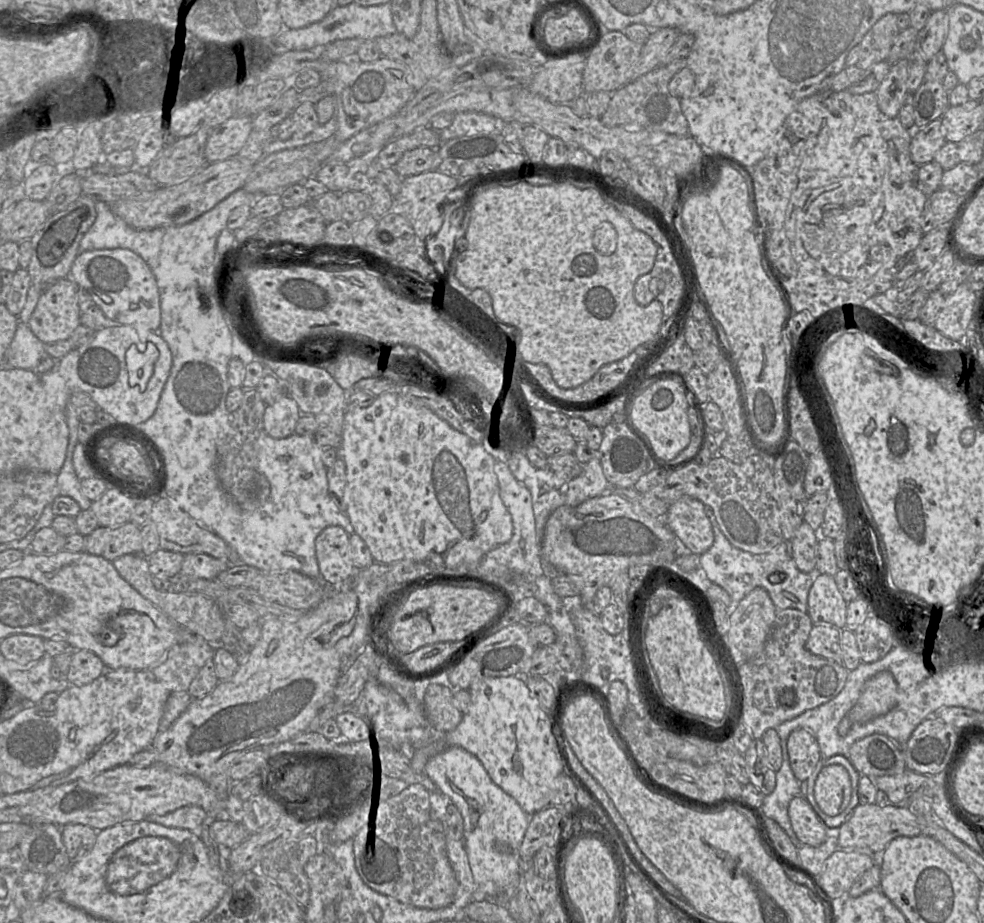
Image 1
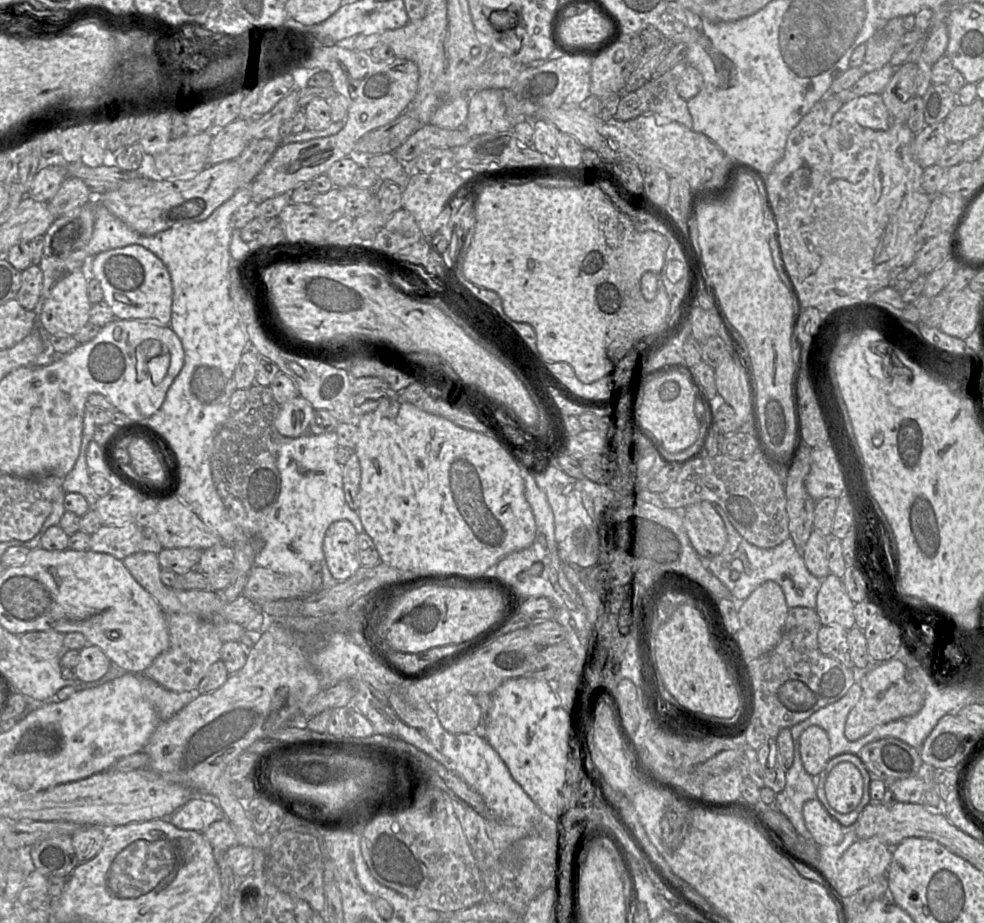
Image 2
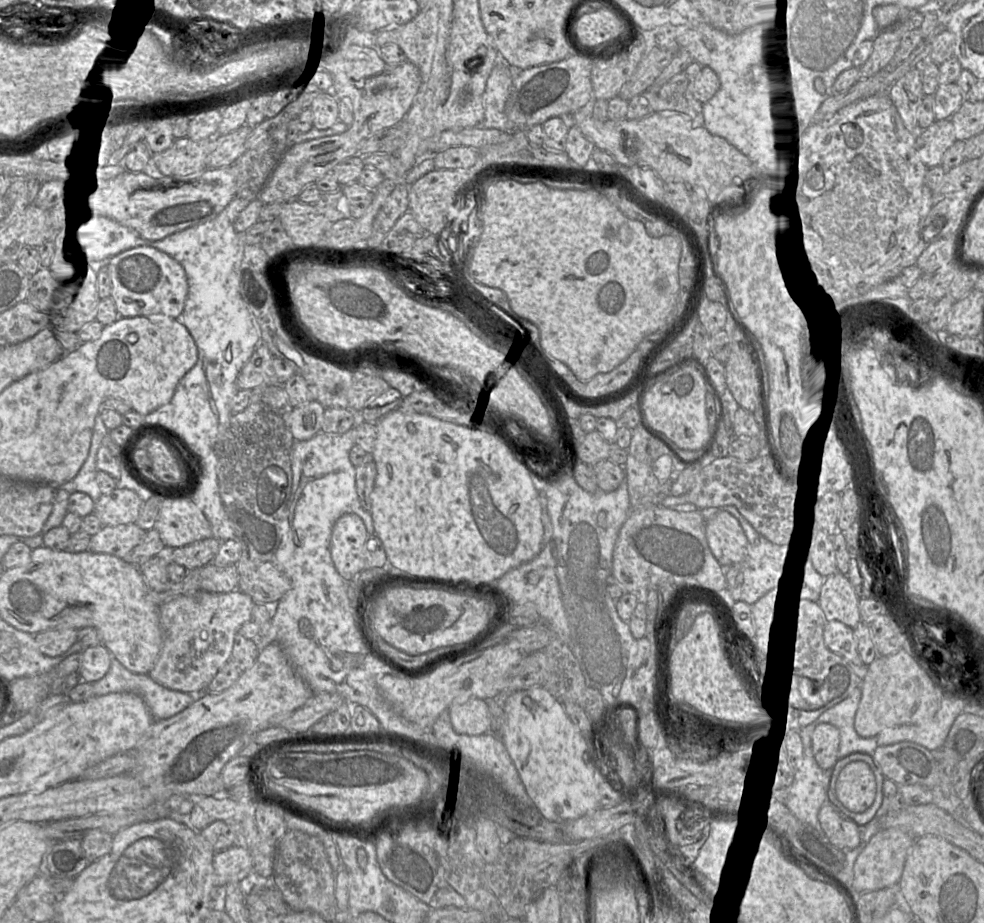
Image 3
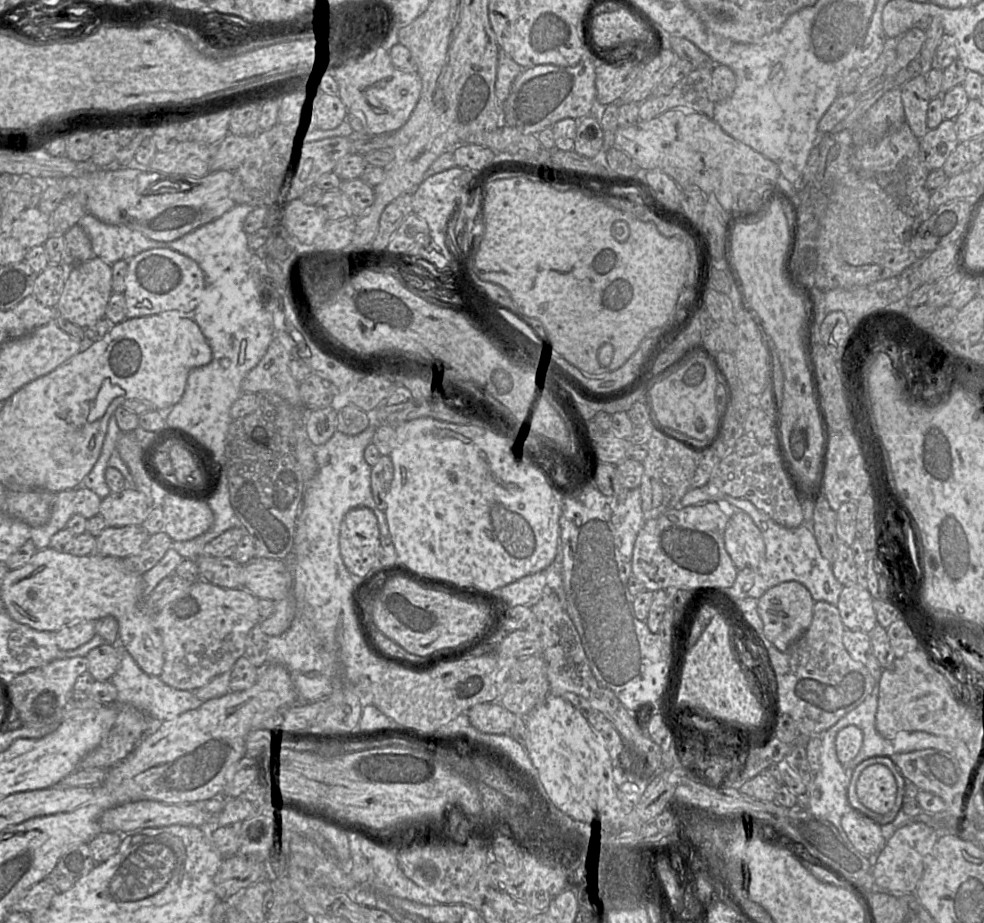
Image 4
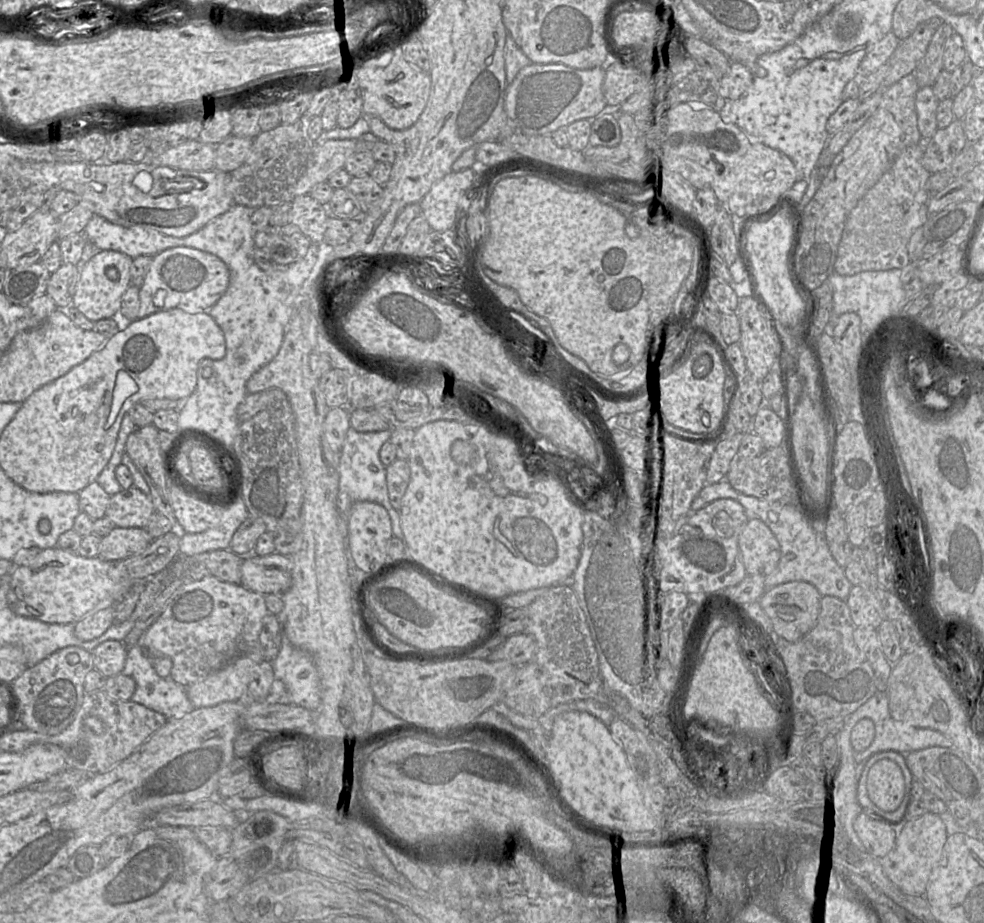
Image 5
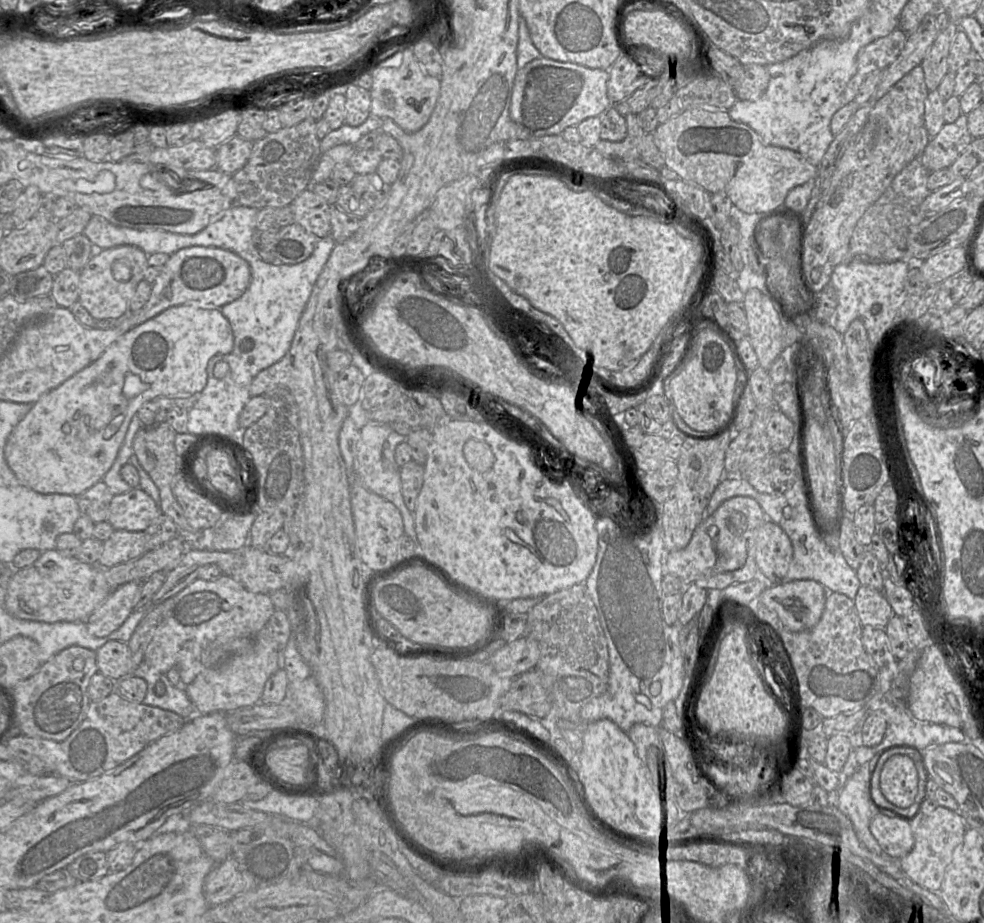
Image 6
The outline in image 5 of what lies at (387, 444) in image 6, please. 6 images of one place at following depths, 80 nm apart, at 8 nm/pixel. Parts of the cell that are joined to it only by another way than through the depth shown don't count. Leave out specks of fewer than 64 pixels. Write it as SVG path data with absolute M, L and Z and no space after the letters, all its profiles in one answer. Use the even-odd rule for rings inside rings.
M350 427L341 451L339 476L342 492L349 496L352 505L358 501L373 501L392 509L386 484L386 466L381 462L381 447L390 440L390 431L357 432Z

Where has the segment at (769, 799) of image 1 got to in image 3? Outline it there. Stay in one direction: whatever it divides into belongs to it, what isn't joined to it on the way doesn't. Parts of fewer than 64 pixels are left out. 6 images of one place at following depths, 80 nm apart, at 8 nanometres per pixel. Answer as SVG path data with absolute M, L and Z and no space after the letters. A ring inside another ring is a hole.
M814 722L799 732L803 748L802 763L794 773L785 802L785 806L798 820L813 827L819 827L817 816L820 808L823 805L831 805L827 795L831 770L821 769L812 752L811 735L818 724L820 723Z

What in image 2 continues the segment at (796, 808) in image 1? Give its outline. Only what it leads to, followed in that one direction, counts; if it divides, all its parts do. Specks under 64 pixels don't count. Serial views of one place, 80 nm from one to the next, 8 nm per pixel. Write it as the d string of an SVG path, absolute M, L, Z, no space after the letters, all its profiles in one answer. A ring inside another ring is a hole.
M817 799L807 801L802 814L805 826L817 845L832 846L843 840L846 828L835 820Z

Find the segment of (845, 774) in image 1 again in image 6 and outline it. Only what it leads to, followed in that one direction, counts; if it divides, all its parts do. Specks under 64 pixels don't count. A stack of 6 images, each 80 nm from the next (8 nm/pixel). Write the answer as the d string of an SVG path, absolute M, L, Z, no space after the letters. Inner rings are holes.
M892 747L884 751L876 764L870 780L871 799L878 809L893 811L900 816L913 818L926 795L928 773L922 753L913 747Z

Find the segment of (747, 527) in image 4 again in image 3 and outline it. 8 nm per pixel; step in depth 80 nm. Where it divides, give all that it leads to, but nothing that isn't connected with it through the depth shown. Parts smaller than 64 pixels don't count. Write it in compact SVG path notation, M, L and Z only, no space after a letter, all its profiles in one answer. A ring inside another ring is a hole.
M723 509L706 522L705 536L722 567L733 566L747 553L748 540L739 521Z

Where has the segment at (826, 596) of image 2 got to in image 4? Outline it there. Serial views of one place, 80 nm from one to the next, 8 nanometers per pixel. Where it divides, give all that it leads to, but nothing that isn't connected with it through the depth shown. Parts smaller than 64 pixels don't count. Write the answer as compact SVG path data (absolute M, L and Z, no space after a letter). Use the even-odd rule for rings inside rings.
M863 584L844 586L836 606L846 629L869 633L877 625L873 598Z

